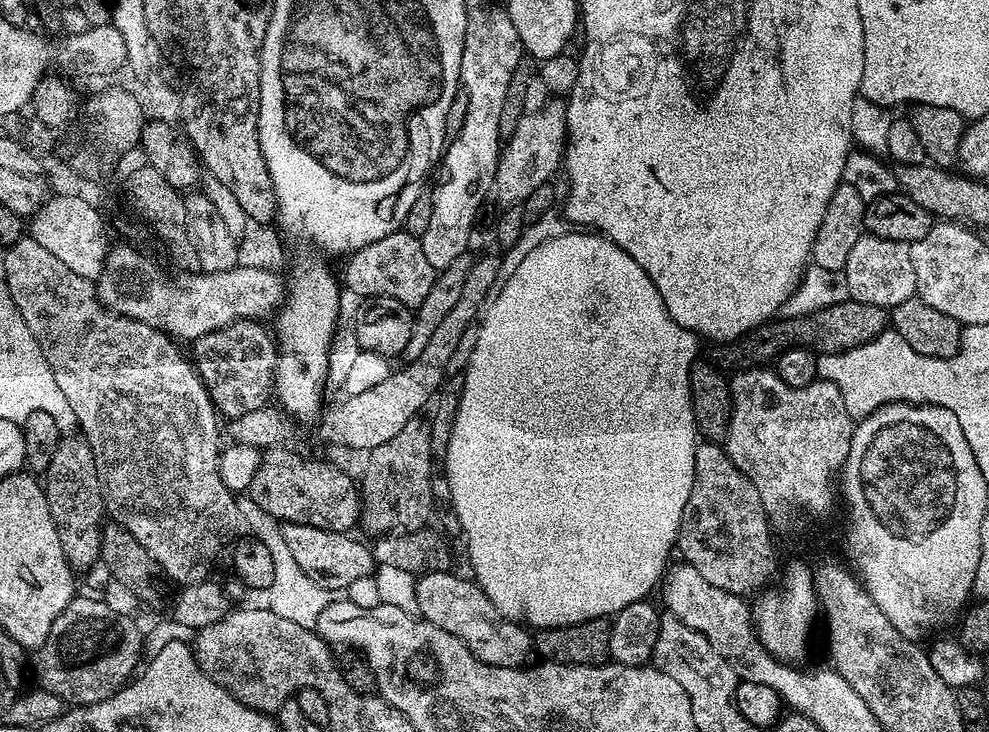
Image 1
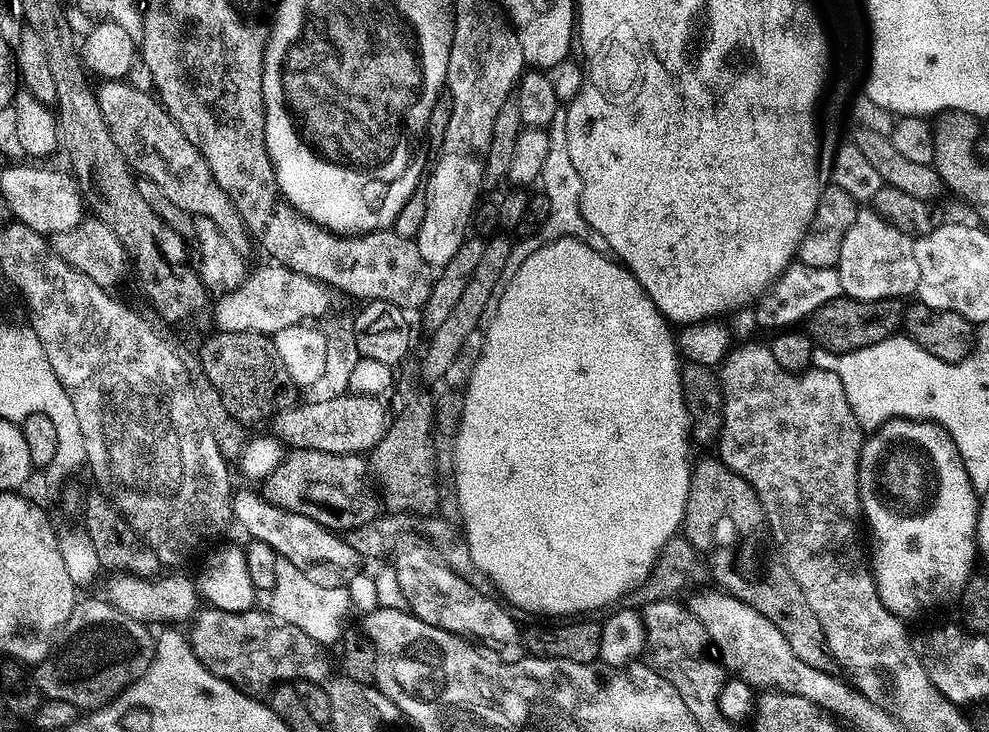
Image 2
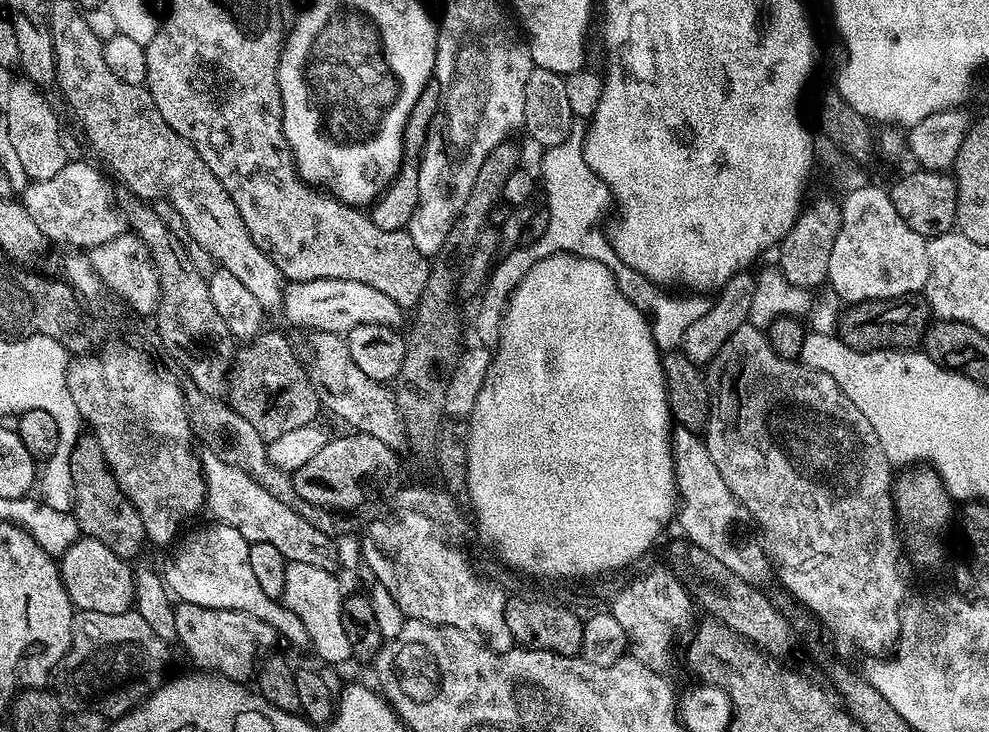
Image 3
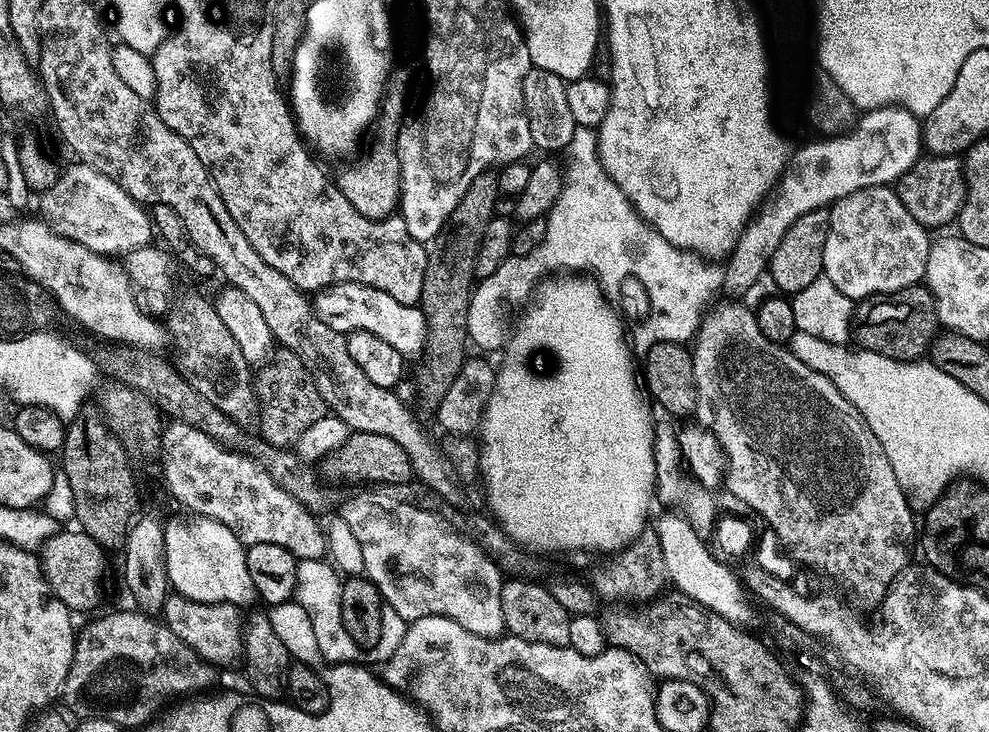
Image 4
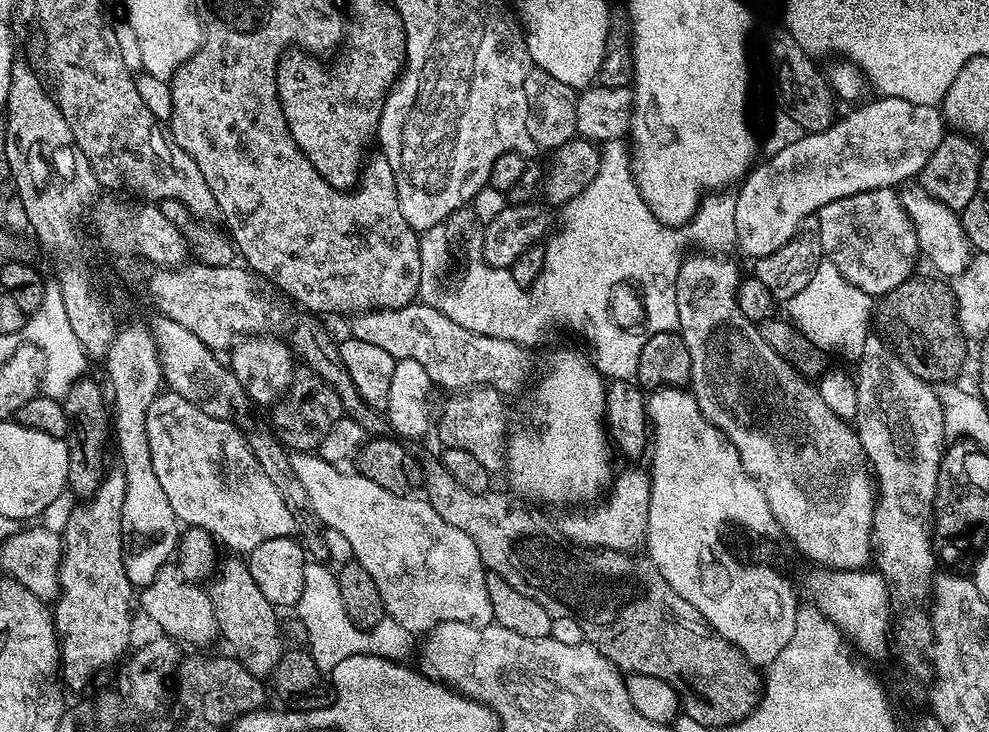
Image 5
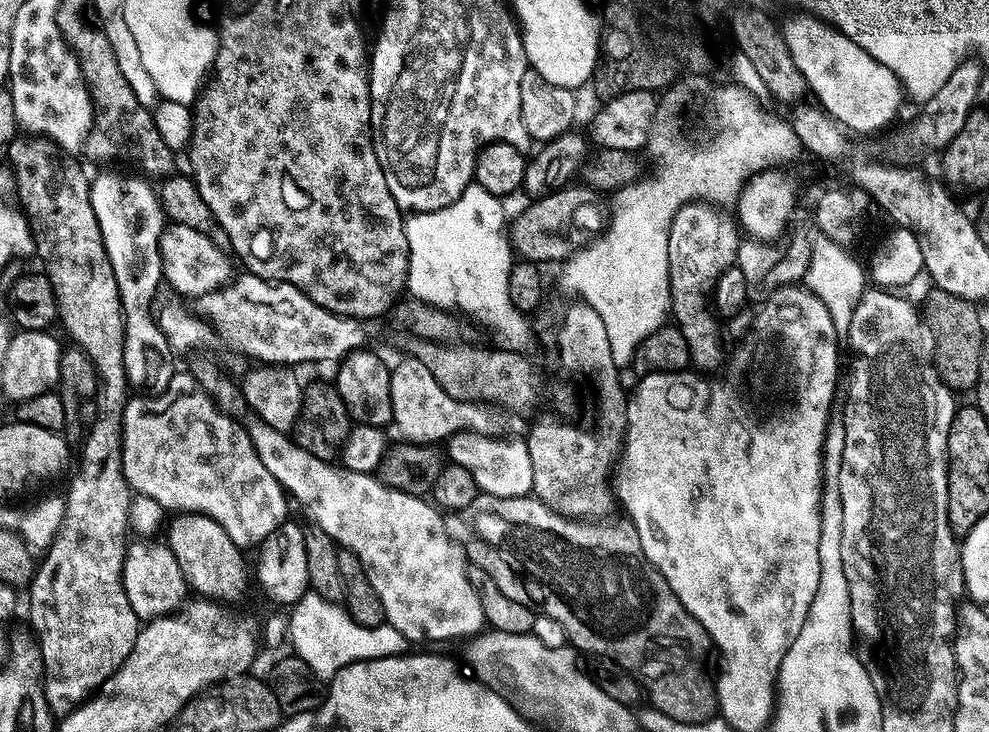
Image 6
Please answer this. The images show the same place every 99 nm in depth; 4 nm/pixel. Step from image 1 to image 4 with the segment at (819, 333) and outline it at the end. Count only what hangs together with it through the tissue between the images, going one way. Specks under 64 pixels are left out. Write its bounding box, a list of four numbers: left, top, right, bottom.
[851,283,938,361]

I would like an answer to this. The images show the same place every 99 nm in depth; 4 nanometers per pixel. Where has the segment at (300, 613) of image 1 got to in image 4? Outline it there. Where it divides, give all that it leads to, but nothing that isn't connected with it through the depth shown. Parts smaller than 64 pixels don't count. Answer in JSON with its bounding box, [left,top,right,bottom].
[294,559,365,665]

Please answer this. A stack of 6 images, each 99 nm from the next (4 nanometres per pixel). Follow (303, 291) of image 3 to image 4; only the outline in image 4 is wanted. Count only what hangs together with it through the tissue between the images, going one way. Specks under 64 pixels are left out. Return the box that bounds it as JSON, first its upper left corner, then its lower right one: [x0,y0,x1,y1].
[314,284,428,358]

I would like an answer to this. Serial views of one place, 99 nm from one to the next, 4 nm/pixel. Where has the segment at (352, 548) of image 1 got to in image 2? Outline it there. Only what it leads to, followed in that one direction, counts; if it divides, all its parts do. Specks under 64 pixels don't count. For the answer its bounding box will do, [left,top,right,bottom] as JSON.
[231,488,362,588]

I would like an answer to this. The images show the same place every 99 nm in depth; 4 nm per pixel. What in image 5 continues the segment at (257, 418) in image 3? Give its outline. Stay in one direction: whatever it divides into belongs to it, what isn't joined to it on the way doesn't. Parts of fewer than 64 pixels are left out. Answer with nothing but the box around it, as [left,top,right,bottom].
[270,366,346,453]

